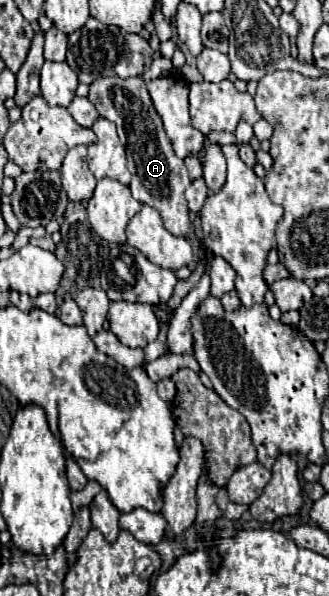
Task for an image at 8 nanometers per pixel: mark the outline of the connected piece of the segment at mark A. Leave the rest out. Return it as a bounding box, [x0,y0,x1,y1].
[87,77,191,235]

